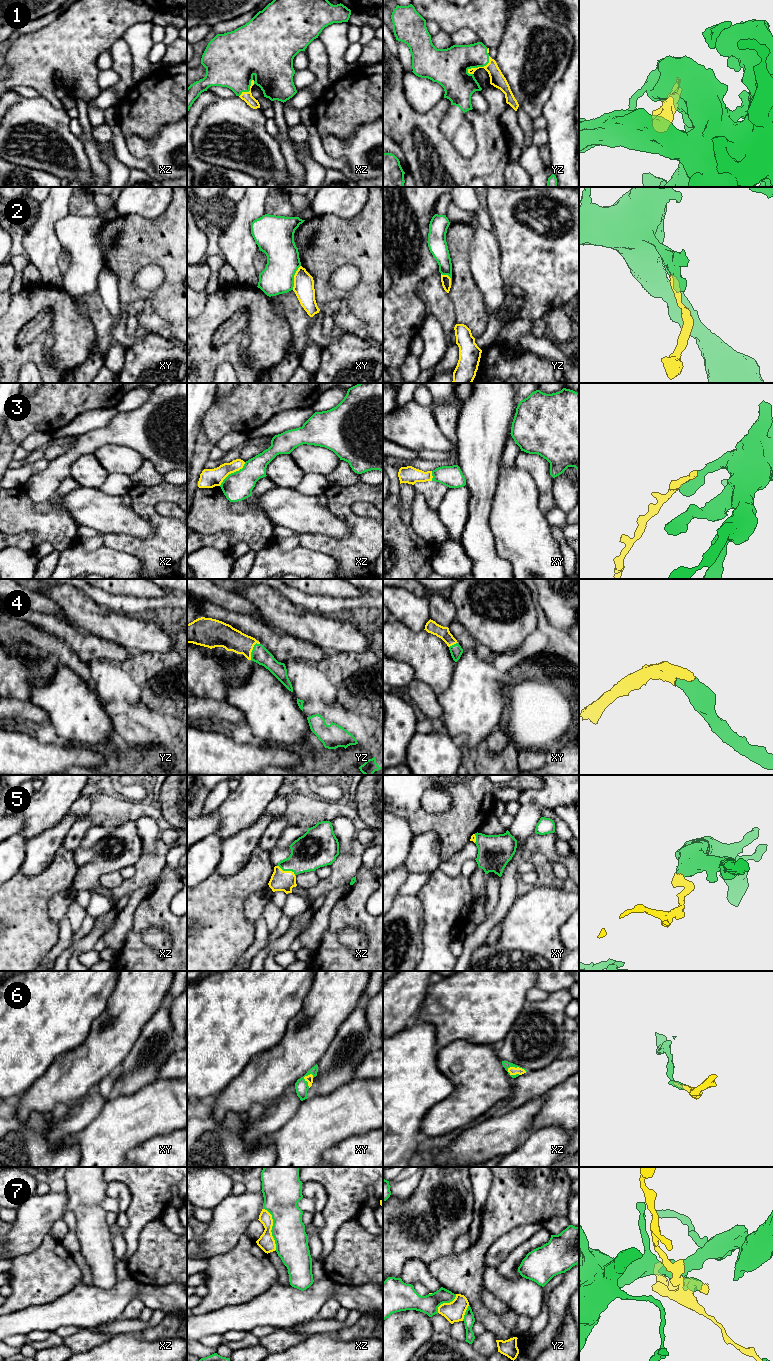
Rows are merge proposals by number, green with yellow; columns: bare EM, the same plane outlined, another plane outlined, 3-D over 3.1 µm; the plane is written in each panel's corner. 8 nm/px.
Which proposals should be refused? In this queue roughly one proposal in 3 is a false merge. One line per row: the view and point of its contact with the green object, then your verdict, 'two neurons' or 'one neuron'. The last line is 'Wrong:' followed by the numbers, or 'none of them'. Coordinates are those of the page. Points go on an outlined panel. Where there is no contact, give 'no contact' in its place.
1: contact yz (480, 66); one neuron
2: contact xy (293, 277); two neurons
3: contact xz (232, 473); two neurons
4: contact yz (252, 650); one neuron
5: contact xz (287, 870); one neuron
6: contact xz (517, 1066); one neuron
7: contact xz (272, 1229); two neurons
Wrong: 2, 3, 7

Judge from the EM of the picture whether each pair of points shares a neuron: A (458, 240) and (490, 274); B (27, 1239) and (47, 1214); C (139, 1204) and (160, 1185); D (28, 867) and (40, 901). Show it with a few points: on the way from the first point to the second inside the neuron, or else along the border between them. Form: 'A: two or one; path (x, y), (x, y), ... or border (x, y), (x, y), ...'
A: two; border (471, 228), (469, 267), (473, 274)
B: one; path (28, 1233), (41, 1220)
C: one; path (144, 1201), (155, 1190)
D: two; border (51, 863), (38, 874), (23, 875), (19, 872)

